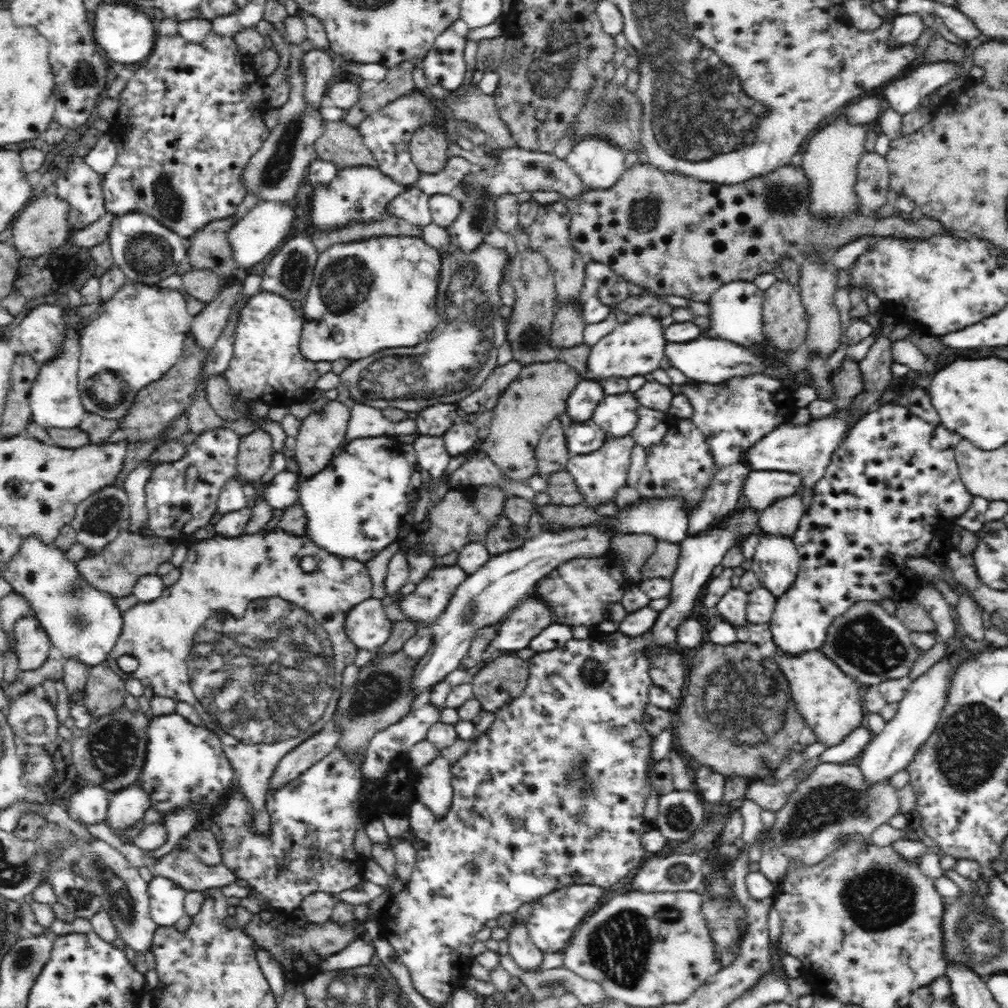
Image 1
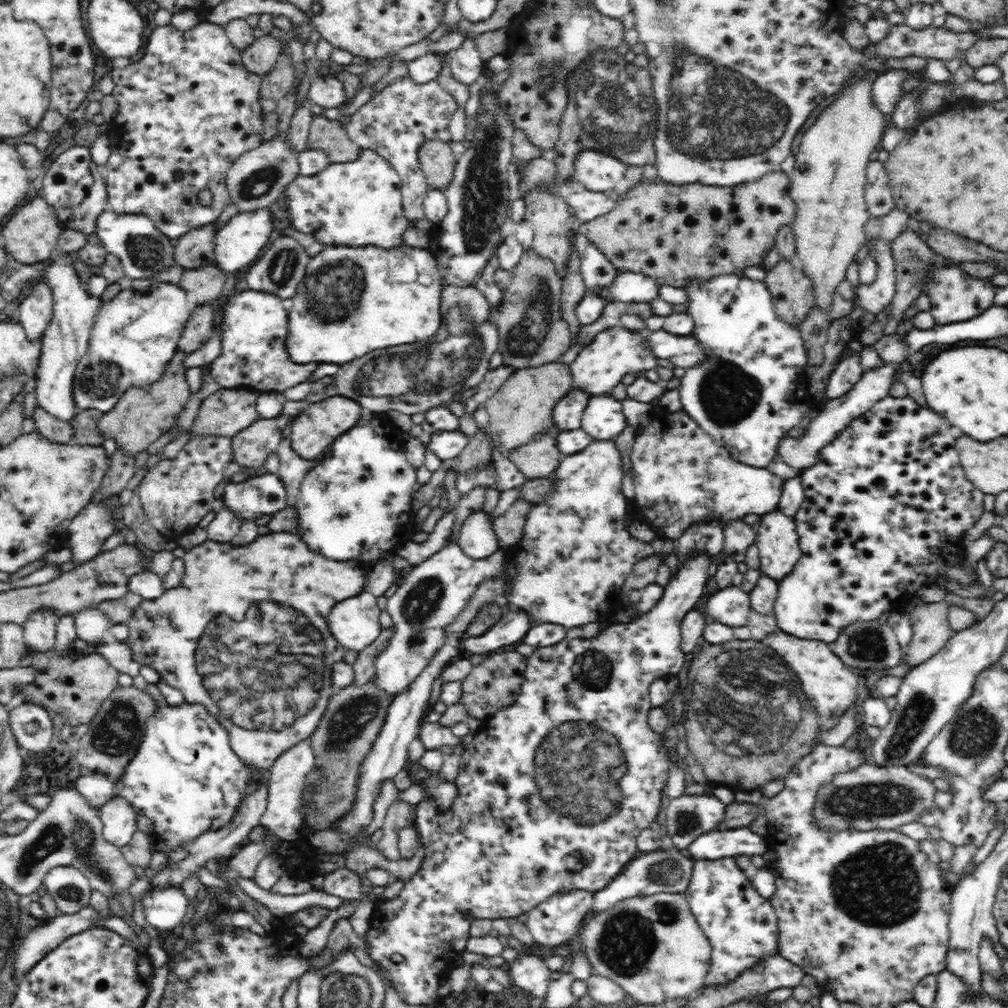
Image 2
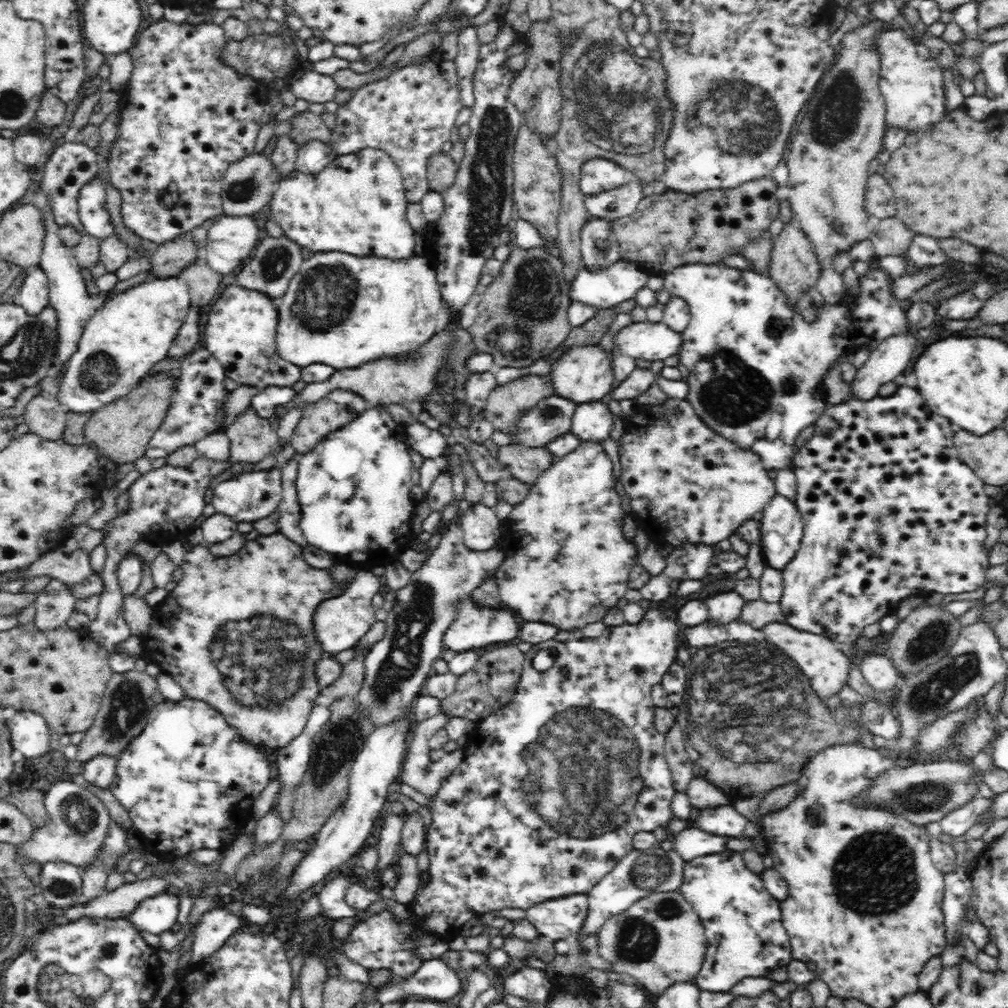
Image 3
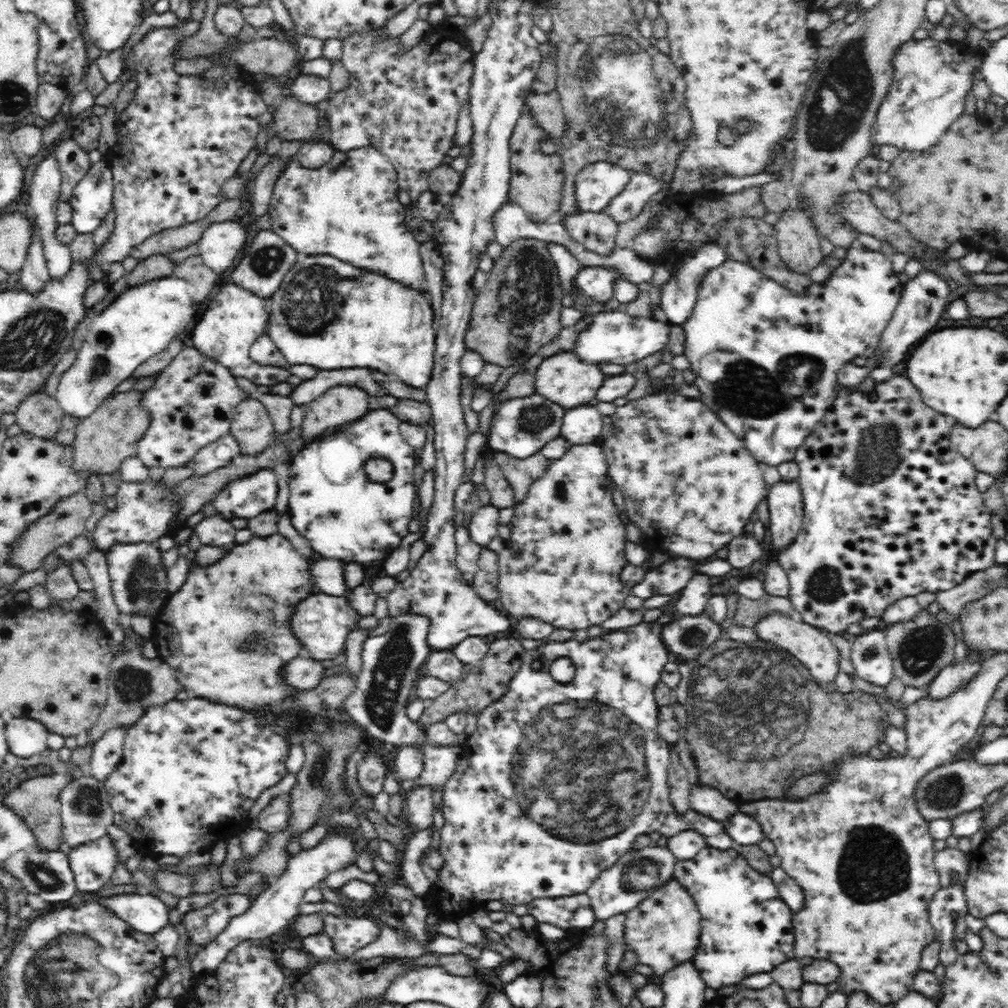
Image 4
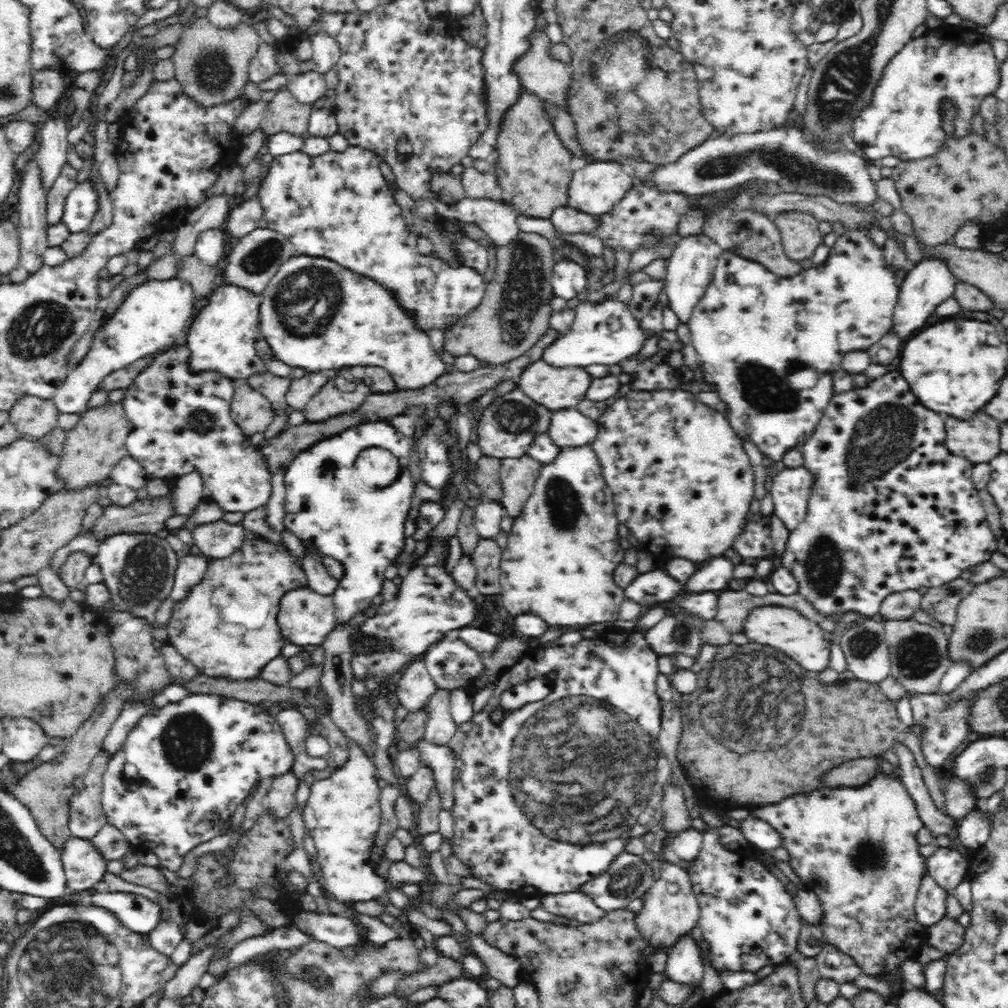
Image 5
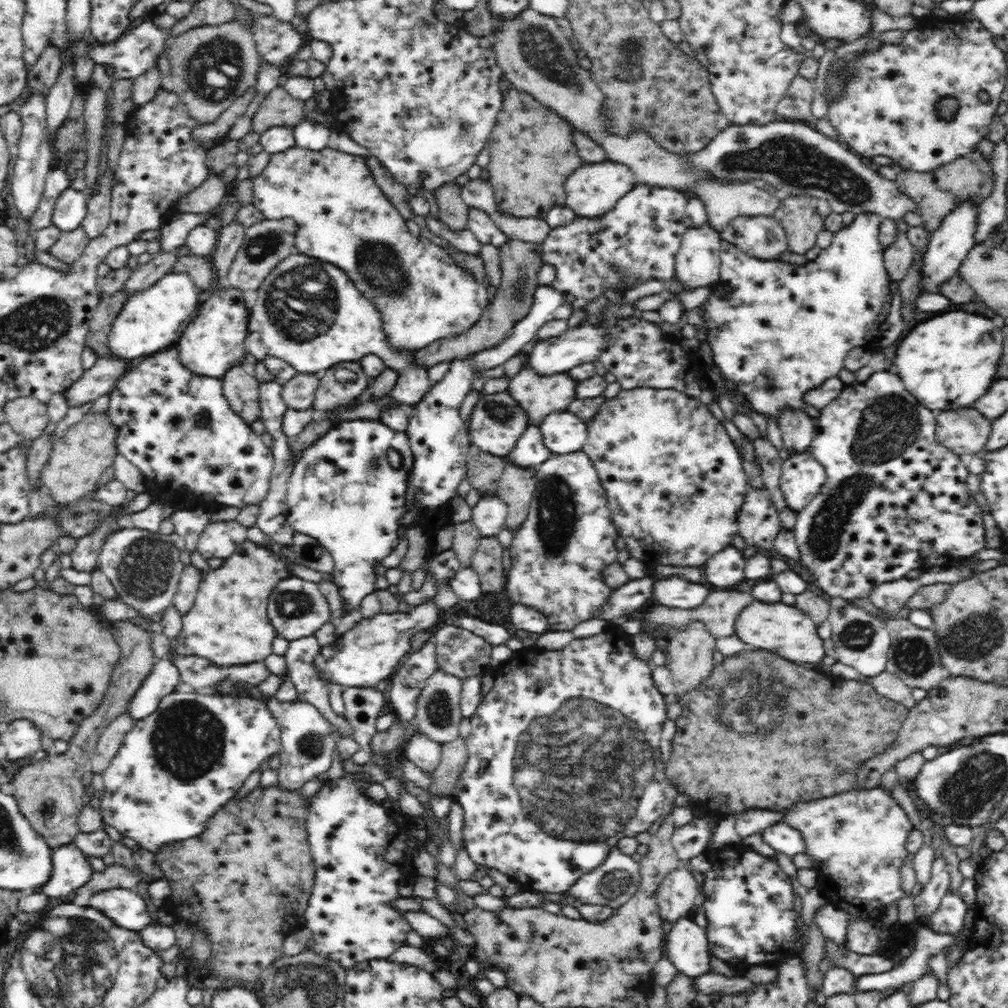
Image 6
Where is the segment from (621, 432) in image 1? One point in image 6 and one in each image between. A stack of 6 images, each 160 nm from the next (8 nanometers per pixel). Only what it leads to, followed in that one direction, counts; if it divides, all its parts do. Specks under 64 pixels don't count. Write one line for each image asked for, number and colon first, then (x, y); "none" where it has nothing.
2: (602, 419)
3: (592, 422)
4: (582, 425)
5: (568, 428)
6: (563, 433)

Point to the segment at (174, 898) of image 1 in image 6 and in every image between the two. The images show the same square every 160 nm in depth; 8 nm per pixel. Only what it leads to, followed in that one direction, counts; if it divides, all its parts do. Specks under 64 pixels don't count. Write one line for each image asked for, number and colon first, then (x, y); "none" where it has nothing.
2: (165, 910)
3: (157, 914)
4: (147, 914)
5: (139, 914)
6: (126, 909)

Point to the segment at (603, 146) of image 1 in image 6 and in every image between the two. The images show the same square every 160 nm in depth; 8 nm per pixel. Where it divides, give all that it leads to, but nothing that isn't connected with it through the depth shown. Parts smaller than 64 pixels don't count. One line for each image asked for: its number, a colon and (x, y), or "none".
2: (598, 171)
3: (598, 175)
4: (596, 185)
5: (595, 189)
6: (593, 189)

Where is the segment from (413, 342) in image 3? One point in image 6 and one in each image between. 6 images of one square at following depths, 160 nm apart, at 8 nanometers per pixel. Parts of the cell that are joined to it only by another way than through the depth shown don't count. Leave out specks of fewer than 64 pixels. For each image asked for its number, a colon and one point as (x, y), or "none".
4: (370, 321)
5: (383, 335)
6: (284, 301)

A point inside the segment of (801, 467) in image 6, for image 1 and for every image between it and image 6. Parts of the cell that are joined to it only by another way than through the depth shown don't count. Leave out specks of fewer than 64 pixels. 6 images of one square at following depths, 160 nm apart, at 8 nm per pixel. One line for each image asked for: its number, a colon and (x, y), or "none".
1: (776, 562)
2: (777, 539)
3: (781, 528)
4: (785, 502)
5: (791, 489)

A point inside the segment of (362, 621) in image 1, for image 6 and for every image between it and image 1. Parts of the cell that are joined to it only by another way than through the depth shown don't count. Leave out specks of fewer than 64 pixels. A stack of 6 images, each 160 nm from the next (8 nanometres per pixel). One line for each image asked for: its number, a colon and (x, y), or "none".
2: (354, 622)
3: (338, 622)
4: (320, 622)
5: (305, 617)
6: (296, 608)

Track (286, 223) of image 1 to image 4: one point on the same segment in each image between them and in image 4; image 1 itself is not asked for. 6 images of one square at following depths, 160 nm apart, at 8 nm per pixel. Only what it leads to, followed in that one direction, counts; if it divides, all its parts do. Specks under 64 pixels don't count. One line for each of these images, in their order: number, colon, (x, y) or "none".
2: (238, 243)
3: (231, 239)
4: (220, 243)

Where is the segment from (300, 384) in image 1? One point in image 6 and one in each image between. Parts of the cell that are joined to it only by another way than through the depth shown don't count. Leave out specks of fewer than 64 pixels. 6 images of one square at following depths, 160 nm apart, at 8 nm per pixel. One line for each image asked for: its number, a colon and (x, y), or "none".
2: (254, 324)
3: (240, 332)
4: (234, 319)
5: (220, 338)
6: (213, 339)

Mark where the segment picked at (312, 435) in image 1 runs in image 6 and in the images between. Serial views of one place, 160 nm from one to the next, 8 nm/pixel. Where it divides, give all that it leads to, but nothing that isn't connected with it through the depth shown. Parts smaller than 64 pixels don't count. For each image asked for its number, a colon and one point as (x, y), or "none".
2: (320, 424)
3: (339, 408)
4: (340, 405)
5: (328, 402)
6: (332, 392)

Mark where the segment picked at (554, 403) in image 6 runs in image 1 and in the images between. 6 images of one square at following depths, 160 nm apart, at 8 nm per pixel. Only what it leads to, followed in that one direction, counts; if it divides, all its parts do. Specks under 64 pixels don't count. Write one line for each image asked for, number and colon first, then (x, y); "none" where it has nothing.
1: (622, 353)
2: (600, 365)
3: (582, 375)
4: (561, 379)
5: (555, 389)

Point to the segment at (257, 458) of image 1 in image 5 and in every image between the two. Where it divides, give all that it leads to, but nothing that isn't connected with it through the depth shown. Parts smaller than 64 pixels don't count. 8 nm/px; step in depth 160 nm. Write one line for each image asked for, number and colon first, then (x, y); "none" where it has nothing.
2: (251, 447)
3: (252, 437)
4: (252, 429)
5: (250, 409)

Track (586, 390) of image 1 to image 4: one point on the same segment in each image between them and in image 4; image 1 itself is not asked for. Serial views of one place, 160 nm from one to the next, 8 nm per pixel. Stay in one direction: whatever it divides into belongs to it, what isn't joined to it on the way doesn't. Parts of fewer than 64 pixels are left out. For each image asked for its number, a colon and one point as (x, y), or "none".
2: (566, 415)
3: (551, 417)
4: (520, 426)

